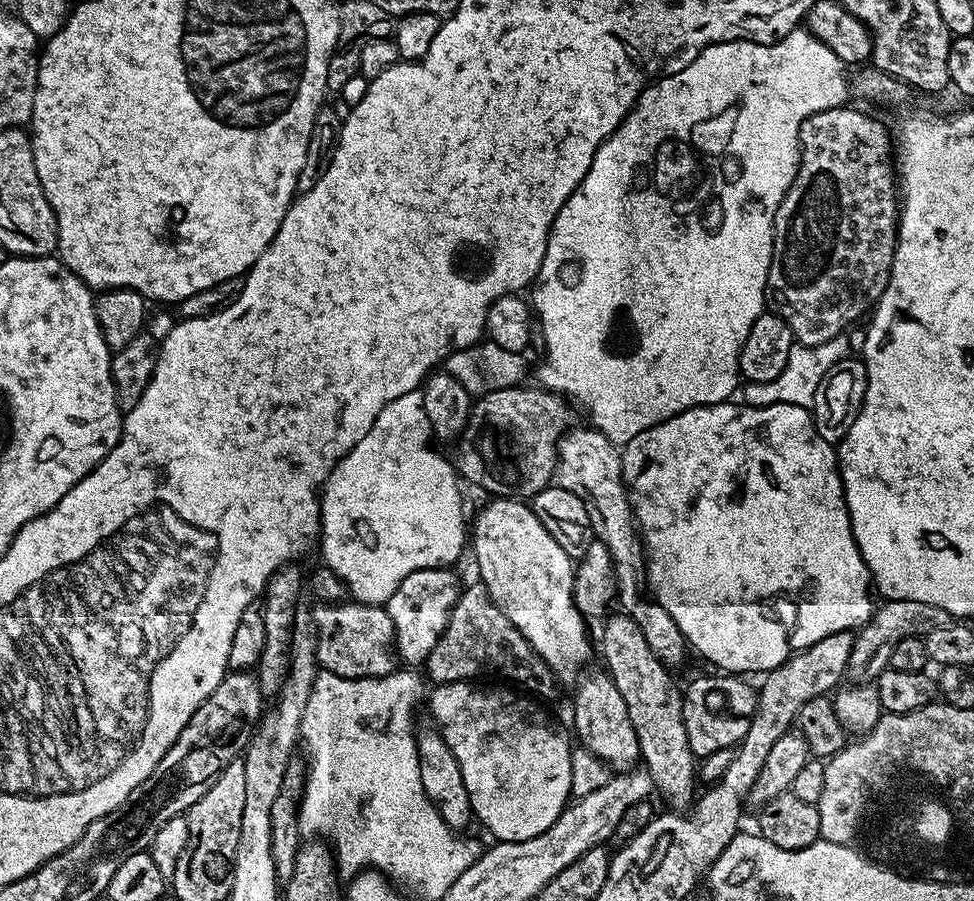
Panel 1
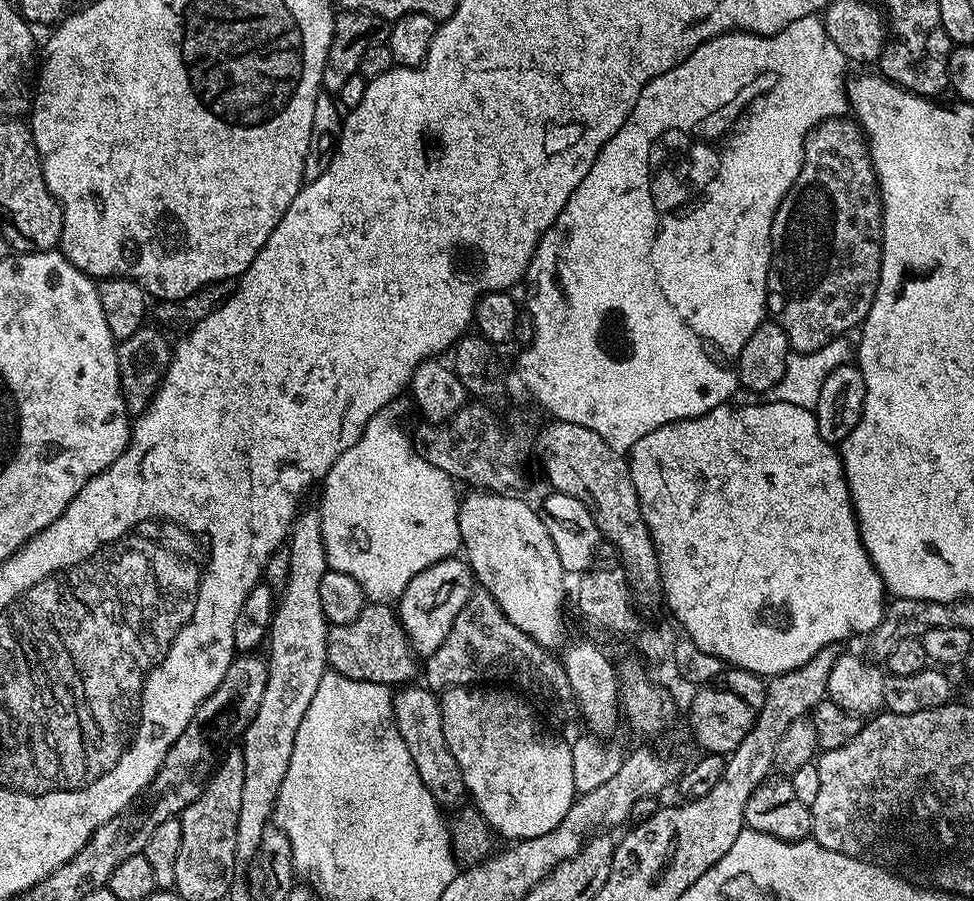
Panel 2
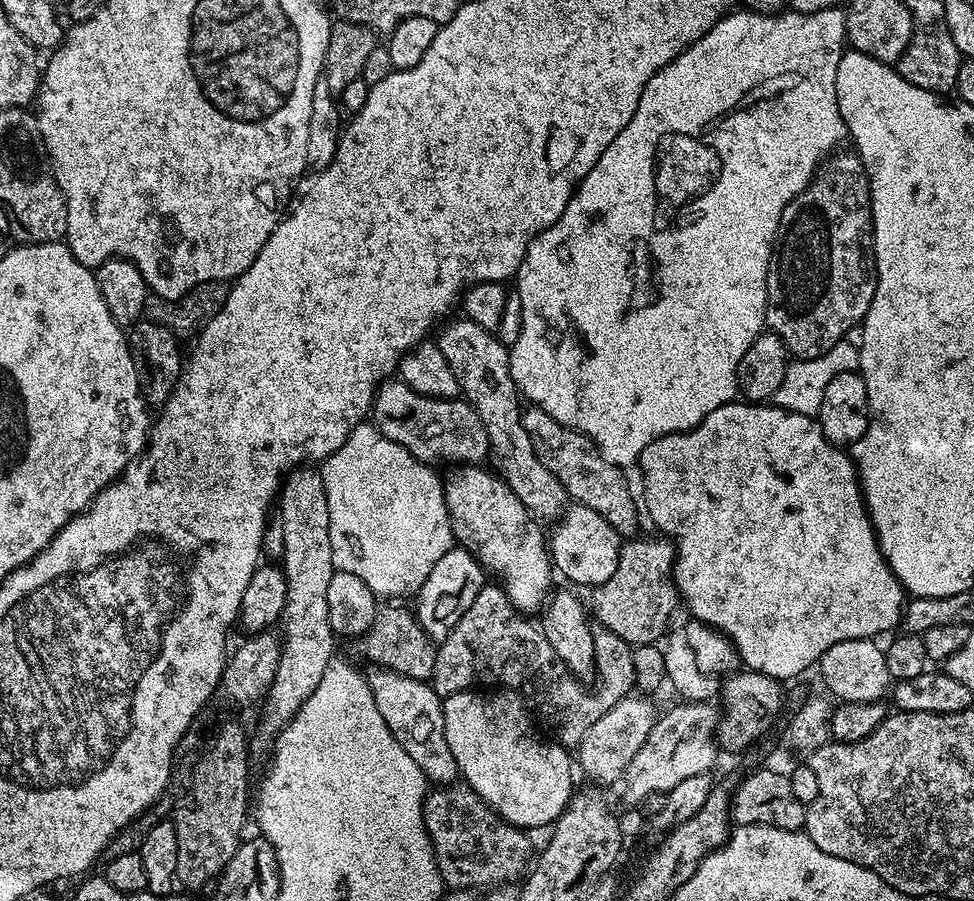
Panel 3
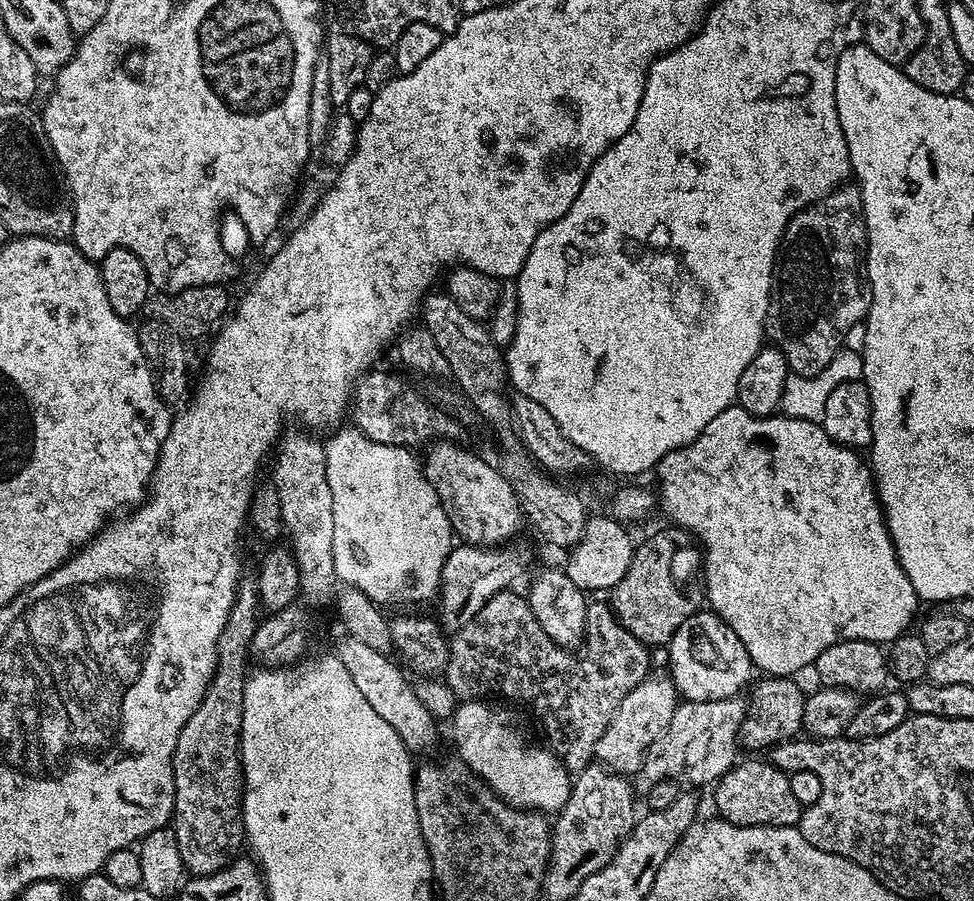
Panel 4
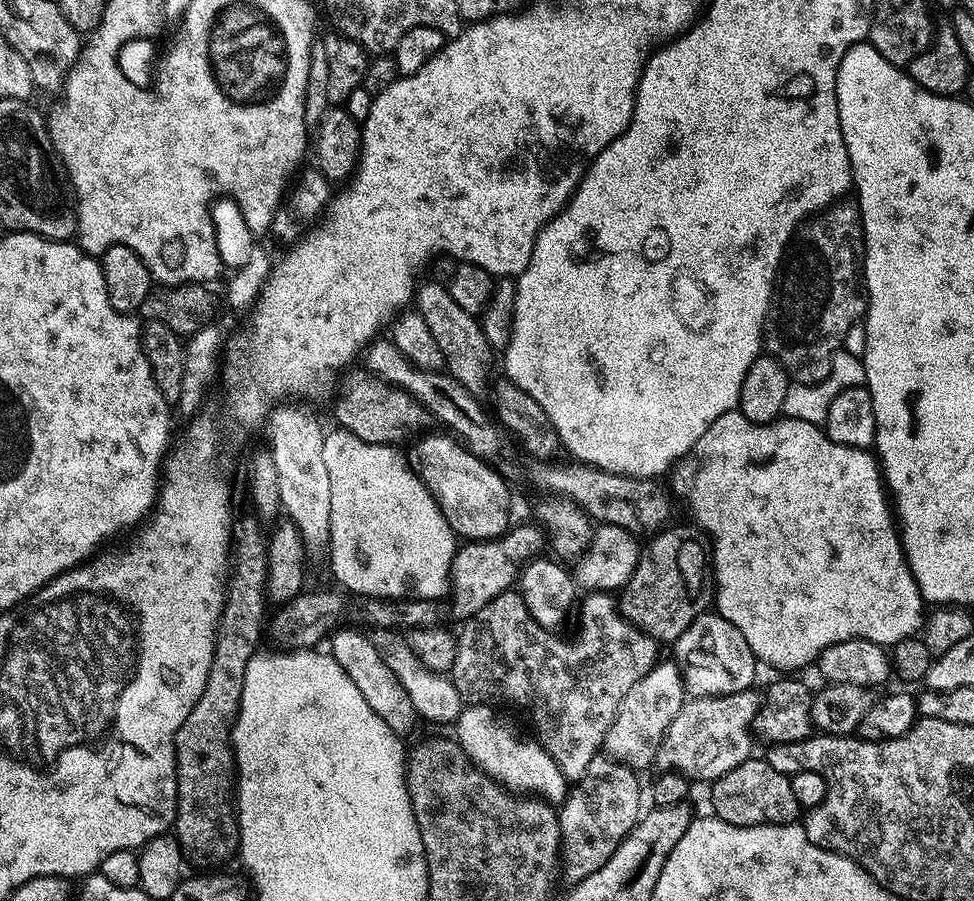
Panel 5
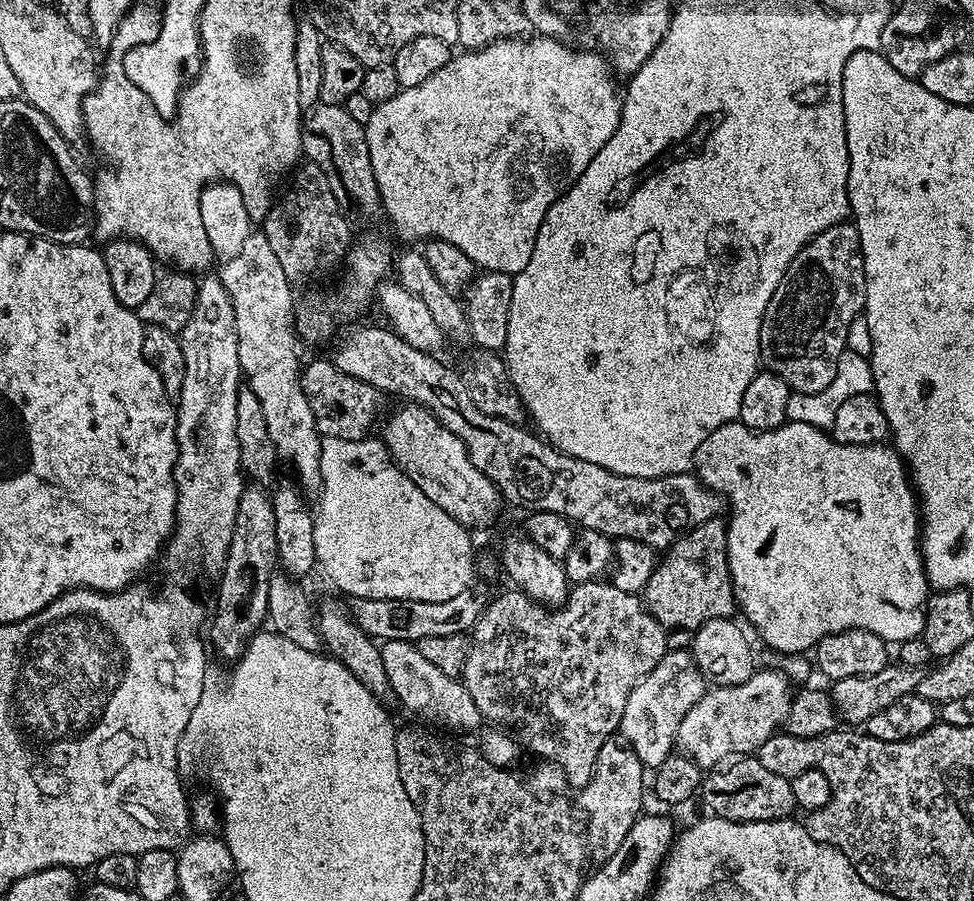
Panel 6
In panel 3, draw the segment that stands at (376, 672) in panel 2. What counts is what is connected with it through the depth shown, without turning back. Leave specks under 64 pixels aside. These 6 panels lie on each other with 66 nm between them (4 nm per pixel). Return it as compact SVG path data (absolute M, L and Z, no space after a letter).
M381 607L376 613L373 624L355 641L356 652L364 660L369 660L376 668L389 668L391 672L402 674L406 678L431 681L434 674L434 660L437 645L422 630L415 615L404 608Z

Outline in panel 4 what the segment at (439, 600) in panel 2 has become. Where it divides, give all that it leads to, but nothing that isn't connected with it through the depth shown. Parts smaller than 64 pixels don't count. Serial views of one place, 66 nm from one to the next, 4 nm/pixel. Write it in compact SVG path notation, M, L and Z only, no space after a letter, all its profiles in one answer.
M460 542L453 547L444 563L438 599L435 601L437 604L434 616L441 628L455 634L463 624L470 622L470 618L474 618L474 614L478 614L486 601L494 598L494 594L507 592L515 585L512 583L523 574L524 567L528 564L527 550L516 543L477 546Z

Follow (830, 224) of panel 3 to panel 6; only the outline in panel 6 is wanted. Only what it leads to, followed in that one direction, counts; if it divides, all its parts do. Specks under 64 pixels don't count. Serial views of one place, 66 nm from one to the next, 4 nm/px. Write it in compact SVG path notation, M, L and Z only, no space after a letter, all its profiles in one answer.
M845 222L843 224L830 226L825 232L813 238L809 244L802 246L802 250L798 250L794 262L790 262L787 266L786 274L782 278L782 282L778 282L778 290L774 290L774 298L770 298L770 306L766 306L766 314L762 318L762 330L760 331L760 364L763 365L767 371L778 374L778 378L782 378L782 382L786 382L793 392L818 394L818 390L826 390L826 386L830 386L830 382L834 382L834 370L838 366L838 358L846 351L850 326L858 319L861 313L864 312L864 299L866 298L864 255L862 254L860 235L858 234L855 223Z

